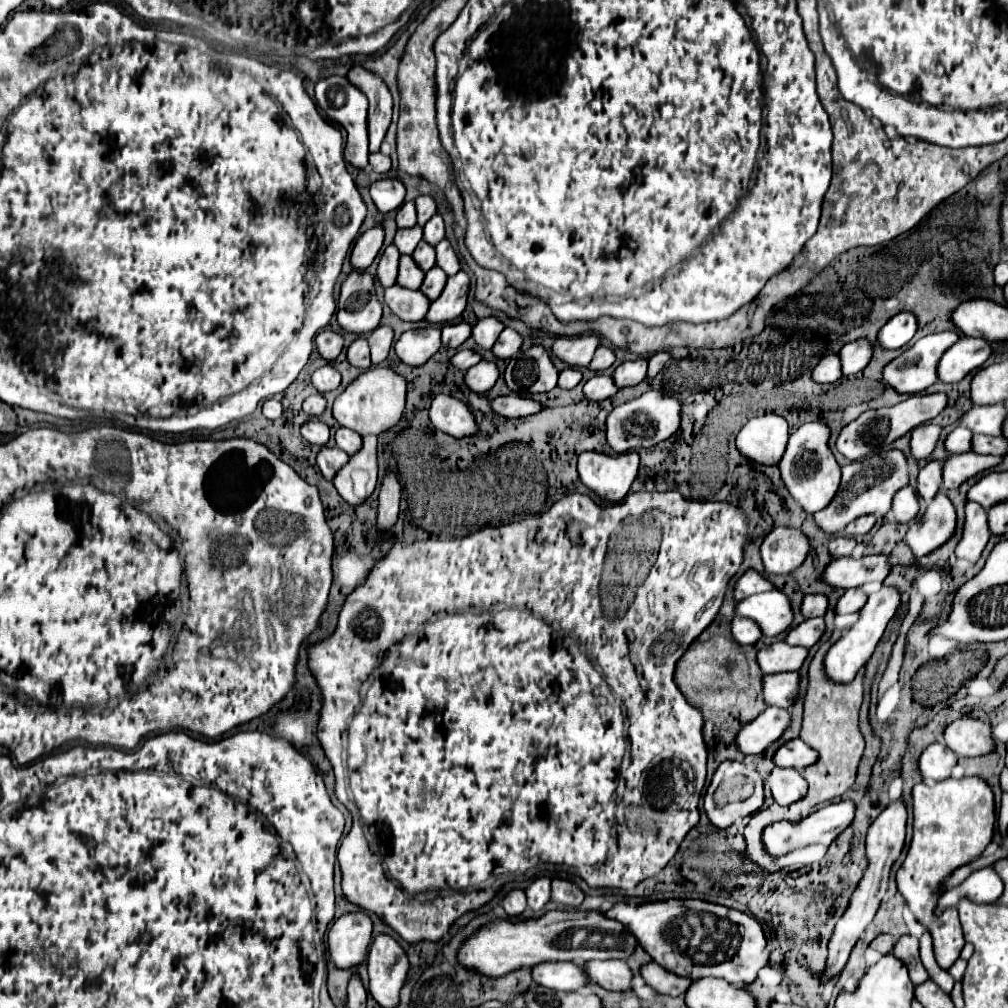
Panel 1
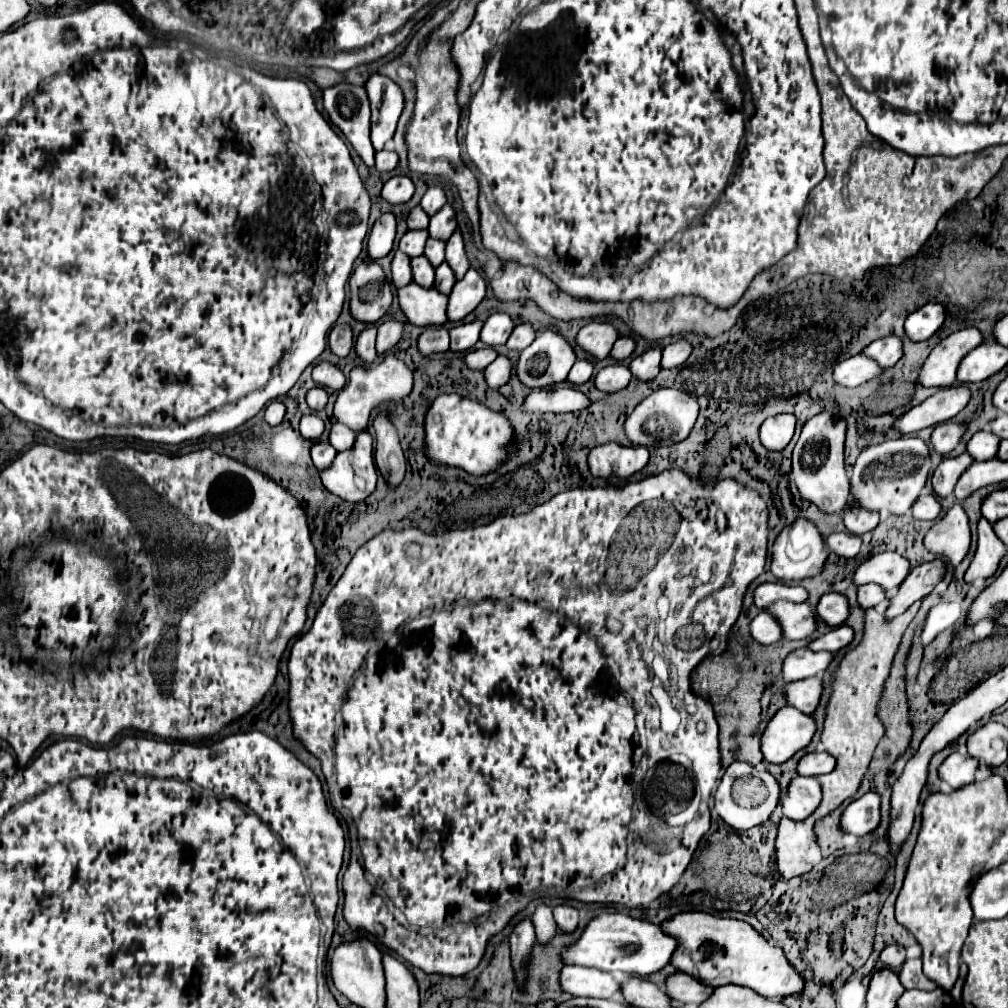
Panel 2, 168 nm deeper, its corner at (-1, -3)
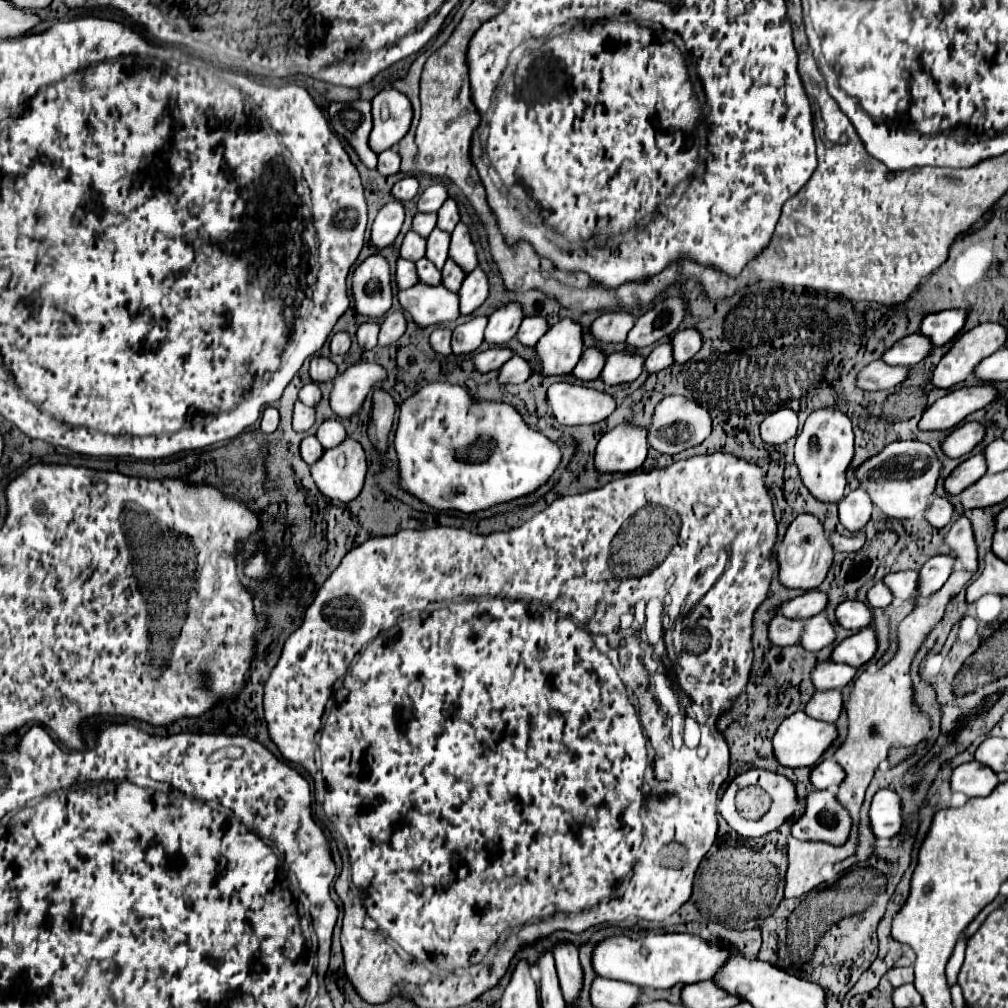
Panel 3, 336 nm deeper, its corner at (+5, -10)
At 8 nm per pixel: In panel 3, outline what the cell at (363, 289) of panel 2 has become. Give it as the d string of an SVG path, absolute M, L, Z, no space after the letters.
M370 255L352 275L354 309L370 319L380 319L390 311L392 287L390 265L382 255Z

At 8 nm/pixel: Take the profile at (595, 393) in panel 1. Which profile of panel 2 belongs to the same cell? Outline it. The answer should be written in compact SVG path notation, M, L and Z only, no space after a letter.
M612 364L612 366L602 368L596 374L596 388L612 394L612 392L618 392L618 390L626 388L630 380L632 380L632 372L628 370L628 366Z

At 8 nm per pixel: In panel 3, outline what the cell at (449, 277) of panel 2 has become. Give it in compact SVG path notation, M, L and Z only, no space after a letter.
M446 261L444 269L442 269L442 285L446 285L448 291L458 291L462 281L464 281L462 269L458 269L458 265L454 265L454 261Z

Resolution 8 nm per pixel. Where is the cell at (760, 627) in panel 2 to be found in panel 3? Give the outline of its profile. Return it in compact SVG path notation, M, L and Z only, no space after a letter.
M782 615L772 617L768 623L768 641L772 645L796 645L802 633L802 621L786 619Z

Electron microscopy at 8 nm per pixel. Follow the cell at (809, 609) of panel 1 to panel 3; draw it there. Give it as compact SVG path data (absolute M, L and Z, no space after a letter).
M842 601L836 607L836 623L844 629L864 629L870 623L870 609L860 601Z

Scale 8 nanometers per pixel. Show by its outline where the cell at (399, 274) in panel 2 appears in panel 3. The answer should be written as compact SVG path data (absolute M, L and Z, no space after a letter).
M398 259L396 263L396 285L398 289L406 289L418 281L418 275L414 273L414 263L406 259Z

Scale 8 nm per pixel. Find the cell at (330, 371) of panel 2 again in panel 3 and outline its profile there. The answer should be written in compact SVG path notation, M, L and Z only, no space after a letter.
M312 357L310 377L314 383L328 383L336 377L336 365L326 357Z

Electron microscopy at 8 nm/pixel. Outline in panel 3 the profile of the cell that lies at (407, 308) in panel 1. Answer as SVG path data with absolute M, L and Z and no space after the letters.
M416 283L410 289L402 289L398 293L398 301L418 327L446 325L460 317L458 295L450 293L442 285L430 287Z

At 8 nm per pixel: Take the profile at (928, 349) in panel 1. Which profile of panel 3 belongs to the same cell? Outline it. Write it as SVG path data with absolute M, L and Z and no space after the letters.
M982 323L964 335L960 335L952 349L940 359L932 373L932 385L938 389L950 389L962 383L978 361L998 351L1006 341L1006 329L998 323Z

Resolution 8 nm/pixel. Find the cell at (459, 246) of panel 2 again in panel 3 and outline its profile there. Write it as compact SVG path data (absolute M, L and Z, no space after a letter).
M458 223L456 229L452 231L448 257L450 257L464 273L474 271L474 267L478 265L478 261L476 261L476 249L474 249L474 245L472 245L472 239L470 239L468 229L466 229L464 223Z

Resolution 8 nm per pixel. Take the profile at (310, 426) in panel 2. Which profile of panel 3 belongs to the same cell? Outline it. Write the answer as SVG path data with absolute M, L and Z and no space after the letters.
M296 401L294 405L294 431L308 431L314 425L314 409Z

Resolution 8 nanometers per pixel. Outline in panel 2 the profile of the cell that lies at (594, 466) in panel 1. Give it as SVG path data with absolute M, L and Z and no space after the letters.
M606 442L588 454L588 464L592 476L598 478L628 478L646 466L650 452L646 446L622 446L616 442Z

